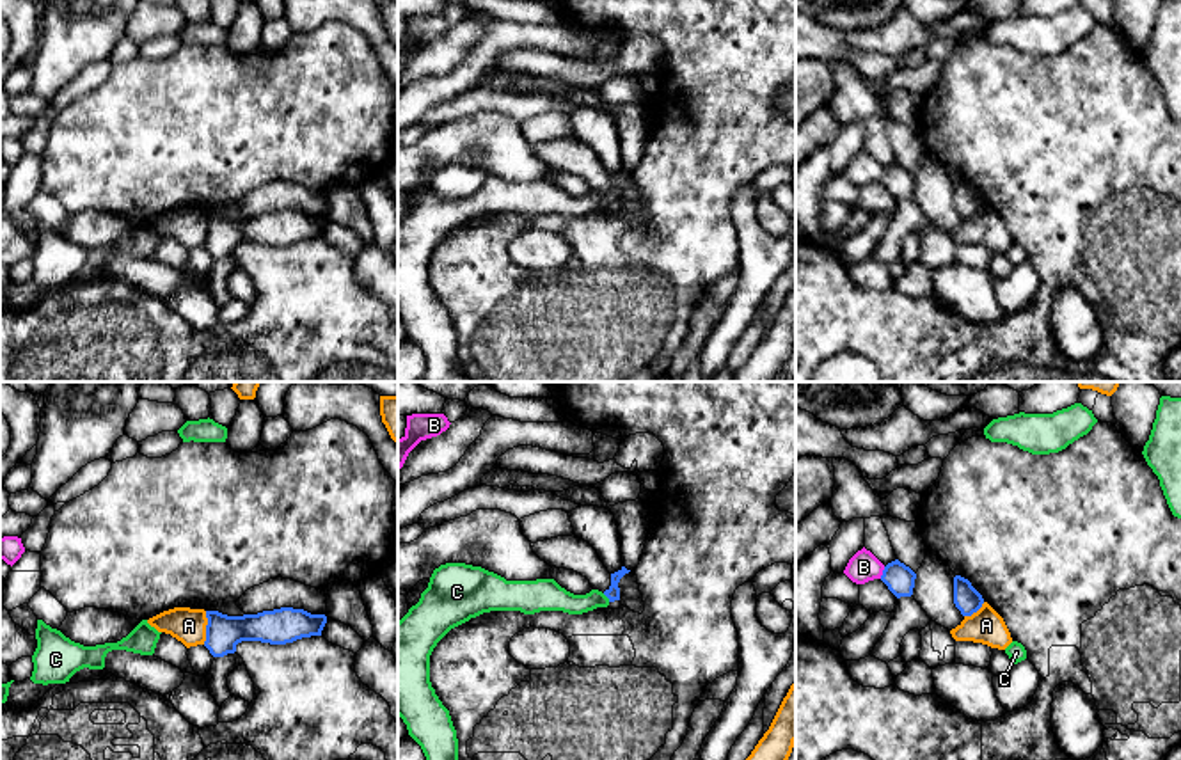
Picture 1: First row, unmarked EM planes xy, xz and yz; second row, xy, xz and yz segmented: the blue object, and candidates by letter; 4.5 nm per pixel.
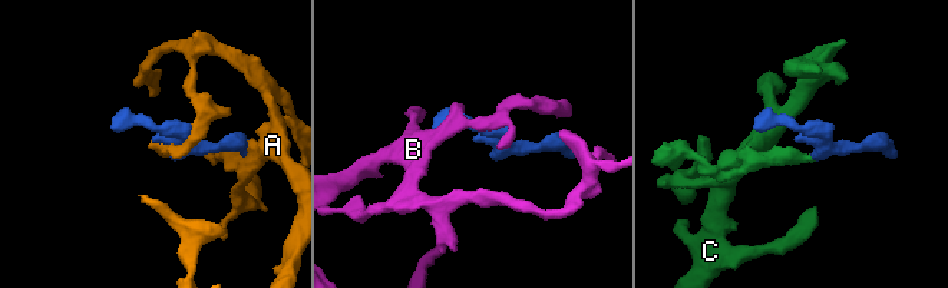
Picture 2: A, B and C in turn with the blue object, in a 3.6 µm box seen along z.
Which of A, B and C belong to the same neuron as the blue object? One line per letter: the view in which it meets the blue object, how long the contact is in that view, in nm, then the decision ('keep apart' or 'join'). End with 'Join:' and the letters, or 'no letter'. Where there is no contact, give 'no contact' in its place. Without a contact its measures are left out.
A: contact in xy; length 150 nm; keep apart
B: contact in yz; length 60 nm; keep apart
C: contact in xz; length 50 nm; join
Join: C

